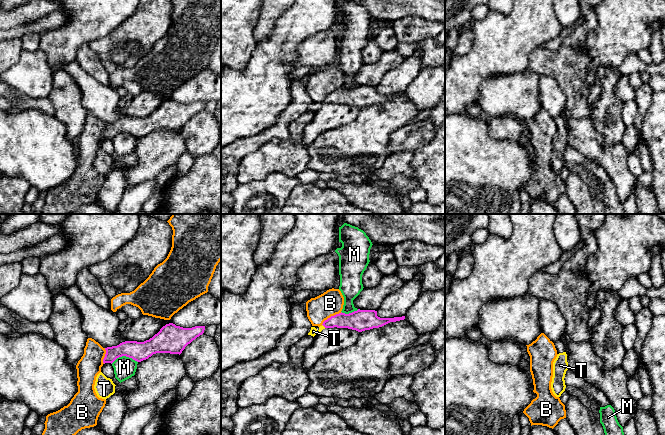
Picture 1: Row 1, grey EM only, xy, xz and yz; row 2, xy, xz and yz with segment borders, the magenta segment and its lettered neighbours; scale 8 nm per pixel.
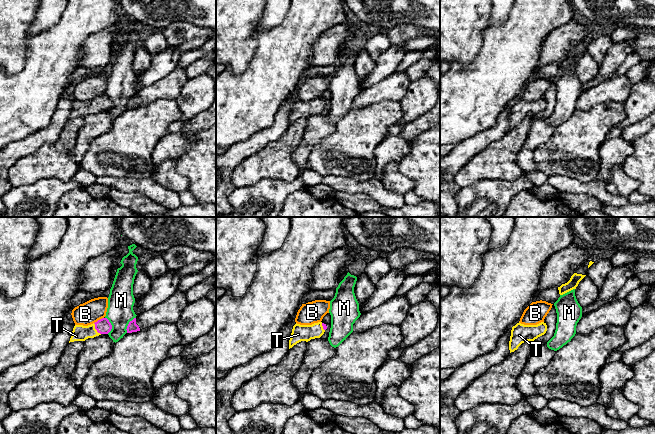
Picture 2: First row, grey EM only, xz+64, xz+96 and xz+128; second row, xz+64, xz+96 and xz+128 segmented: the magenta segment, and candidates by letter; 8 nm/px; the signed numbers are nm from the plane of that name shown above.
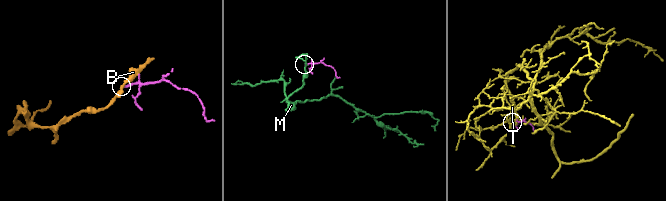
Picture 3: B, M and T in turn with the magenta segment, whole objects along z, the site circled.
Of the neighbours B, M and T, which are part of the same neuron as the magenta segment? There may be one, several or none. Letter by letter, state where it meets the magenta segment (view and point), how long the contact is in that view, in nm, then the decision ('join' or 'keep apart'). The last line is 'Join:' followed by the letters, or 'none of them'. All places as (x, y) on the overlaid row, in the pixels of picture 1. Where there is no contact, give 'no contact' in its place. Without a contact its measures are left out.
B: contact xz (331, 316); length 190 nm; keep apart
M: contact xy (124, 355); length 220 nm; keep apart
T: contact xz (324, 326); length 40 nm; join
Join: T

